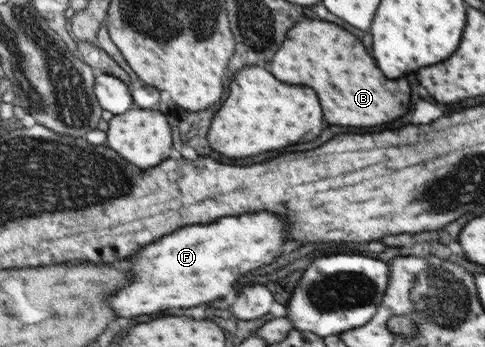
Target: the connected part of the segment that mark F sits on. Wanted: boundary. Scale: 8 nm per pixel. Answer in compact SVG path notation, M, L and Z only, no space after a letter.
M245 214L237 218L223 218L221 224L187 226L177 234L167 234L161 242L145 246L145 250L129 258L129 274L133 280L119 292L107 298L109 306L121 318L153 314L169 308L193 308L217 298L223 298L239 276L259 266L271 264L281 254L283 222L275 214Z

